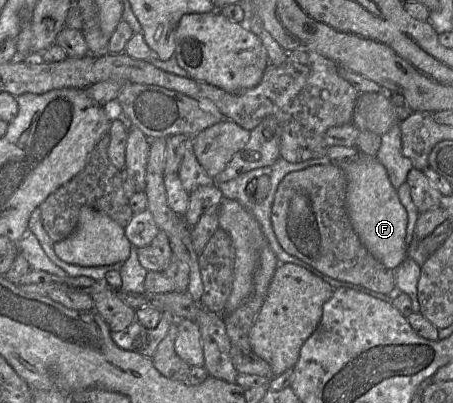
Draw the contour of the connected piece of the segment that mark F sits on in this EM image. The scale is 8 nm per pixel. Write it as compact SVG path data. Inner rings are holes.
M360 152L356 160L340 168L347 179L346 207L356 234L375 259L388 269L396 269L407 257L407 212L390 182L386 168L376 156Z

